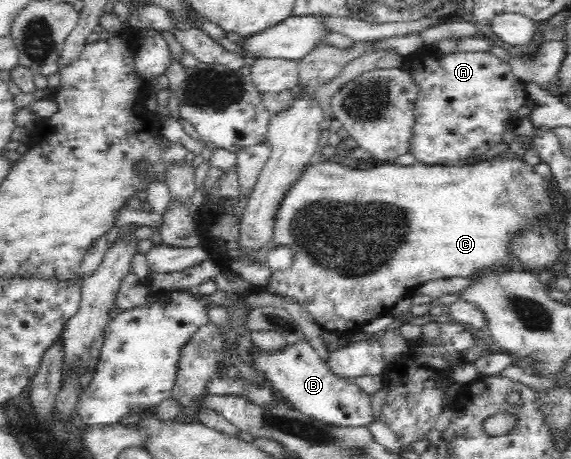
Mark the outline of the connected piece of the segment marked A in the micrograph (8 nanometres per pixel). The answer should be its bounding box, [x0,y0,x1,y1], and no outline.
[399,45,530,165]

